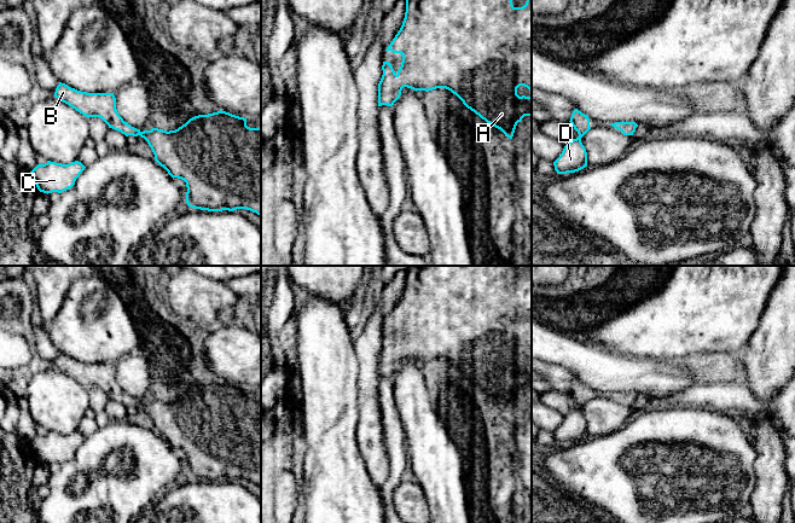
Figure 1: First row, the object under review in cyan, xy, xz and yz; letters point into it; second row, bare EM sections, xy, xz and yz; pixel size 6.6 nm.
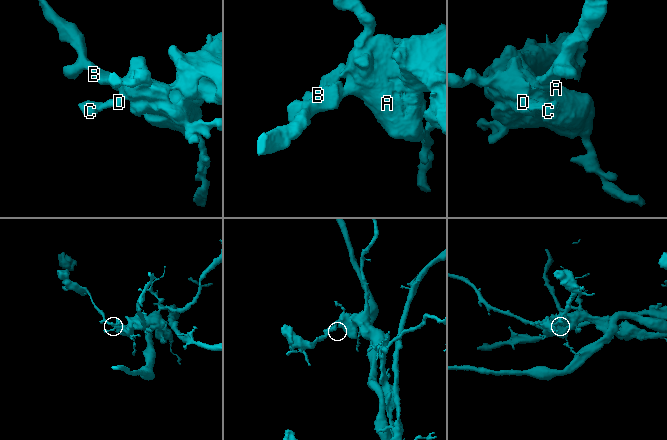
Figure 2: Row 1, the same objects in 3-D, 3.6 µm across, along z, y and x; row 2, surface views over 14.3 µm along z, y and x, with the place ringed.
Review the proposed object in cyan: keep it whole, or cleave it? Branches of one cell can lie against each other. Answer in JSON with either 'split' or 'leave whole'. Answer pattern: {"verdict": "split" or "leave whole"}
{"verdict": "leave whole"}

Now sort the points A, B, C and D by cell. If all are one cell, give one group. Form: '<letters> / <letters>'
A B C D

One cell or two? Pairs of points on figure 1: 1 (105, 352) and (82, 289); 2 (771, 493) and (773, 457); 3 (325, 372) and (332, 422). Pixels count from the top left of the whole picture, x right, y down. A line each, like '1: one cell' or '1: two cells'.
1: one cell
2: one cell
3: one cell

